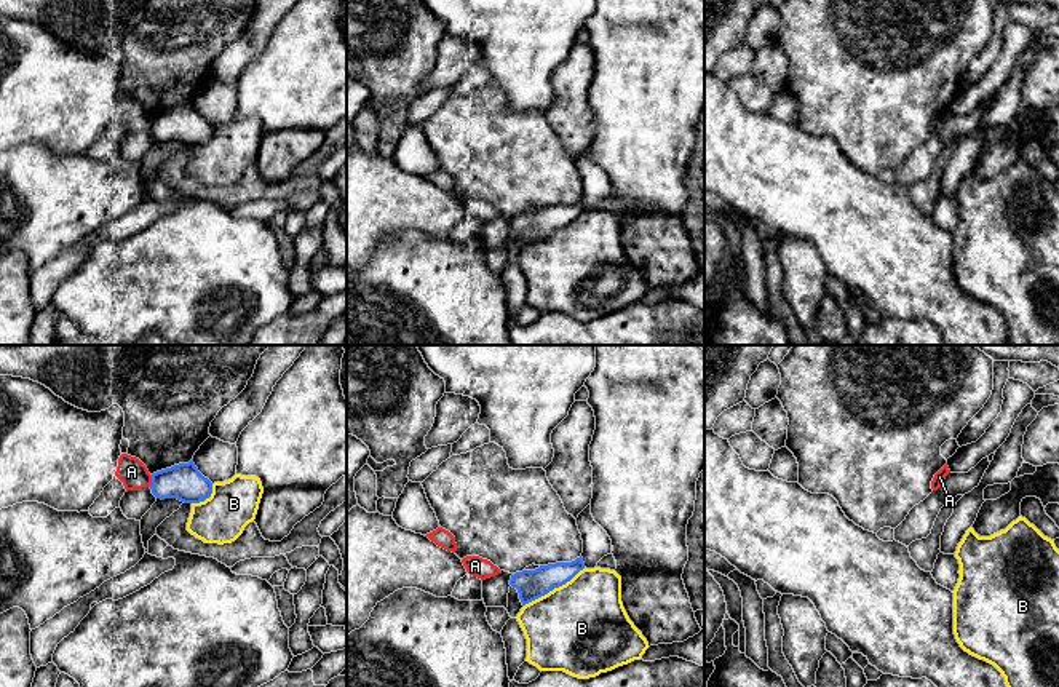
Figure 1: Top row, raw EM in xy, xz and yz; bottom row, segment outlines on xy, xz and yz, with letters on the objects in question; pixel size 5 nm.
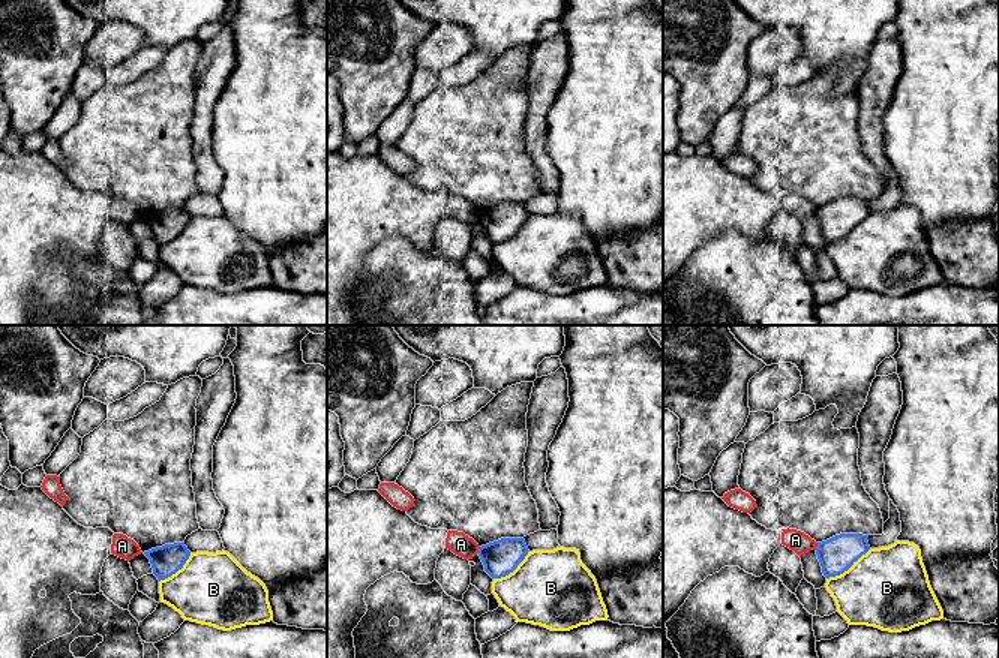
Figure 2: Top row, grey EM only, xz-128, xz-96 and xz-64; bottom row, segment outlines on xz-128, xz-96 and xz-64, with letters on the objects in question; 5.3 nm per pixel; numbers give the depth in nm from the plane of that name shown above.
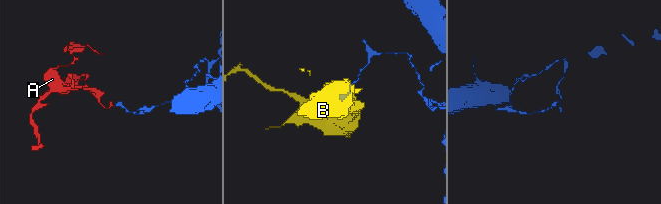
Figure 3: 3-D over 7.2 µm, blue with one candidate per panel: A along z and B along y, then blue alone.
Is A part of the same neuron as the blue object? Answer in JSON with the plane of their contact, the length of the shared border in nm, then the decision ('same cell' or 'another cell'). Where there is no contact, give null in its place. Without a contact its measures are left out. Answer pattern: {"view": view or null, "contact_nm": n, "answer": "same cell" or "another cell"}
{"view": "xy", "contact_nm": 70, "answer": "another cell"}

